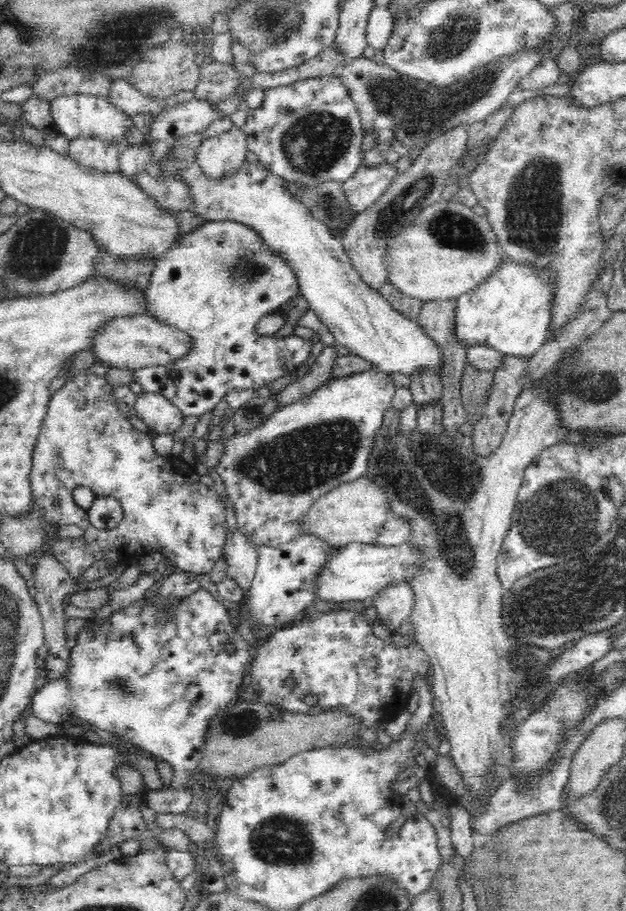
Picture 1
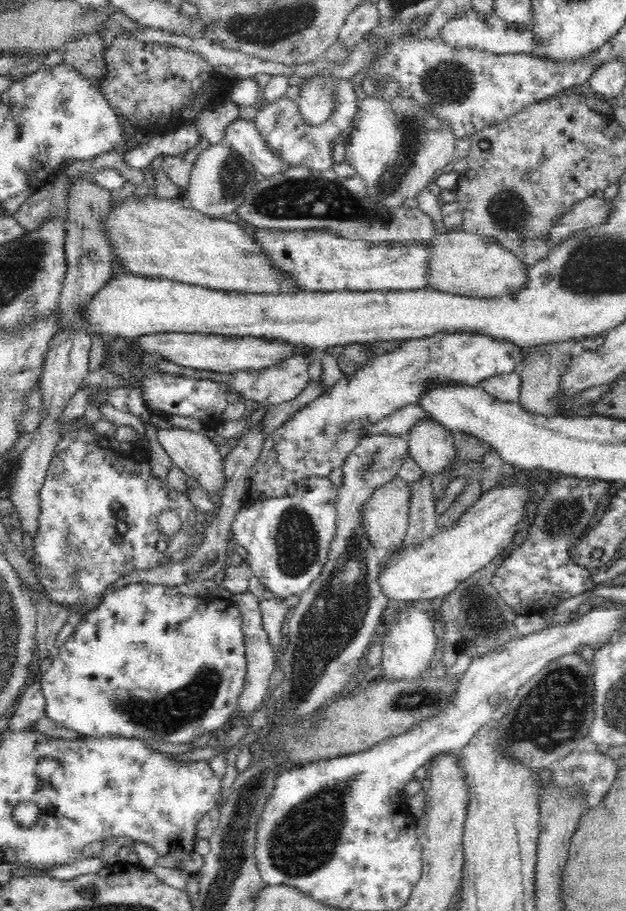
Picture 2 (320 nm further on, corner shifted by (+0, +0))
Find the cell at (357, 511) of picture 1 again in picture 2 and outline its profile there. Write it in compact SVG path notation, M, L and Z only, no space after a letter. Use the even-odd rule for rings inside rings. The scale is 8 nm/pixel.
M400 475L372 491L371 497L359 508L361 529L377 549L392 550L404 543L409 526L409 484Z

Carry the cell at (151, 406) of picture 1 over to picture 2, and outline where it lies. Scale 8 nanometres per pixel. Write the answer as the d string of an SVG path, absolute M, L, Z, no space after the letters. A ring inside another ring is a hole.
M176 426L176 428L160 428L157 437L176 467L182 469L188 477L196 479L200 488L207 493L220 496L225 481L223 459L218 453L218 449L216 449L211 433L204 430L192 432L188 428L178 428Z

